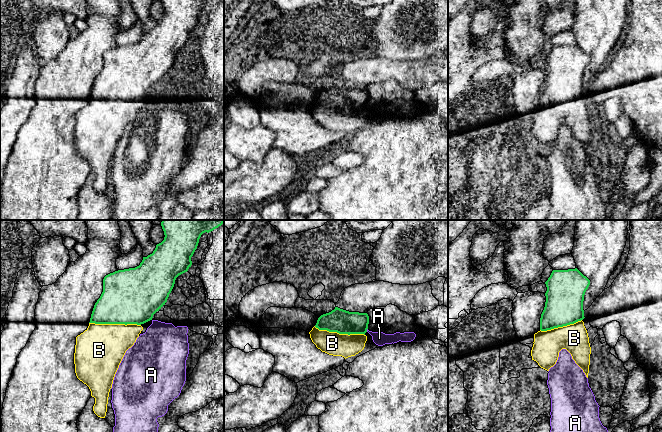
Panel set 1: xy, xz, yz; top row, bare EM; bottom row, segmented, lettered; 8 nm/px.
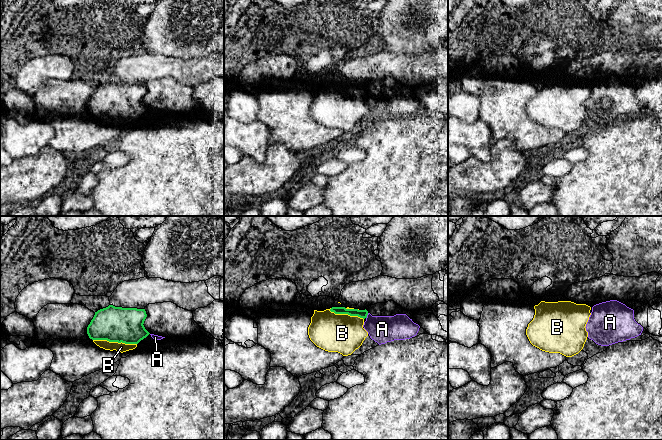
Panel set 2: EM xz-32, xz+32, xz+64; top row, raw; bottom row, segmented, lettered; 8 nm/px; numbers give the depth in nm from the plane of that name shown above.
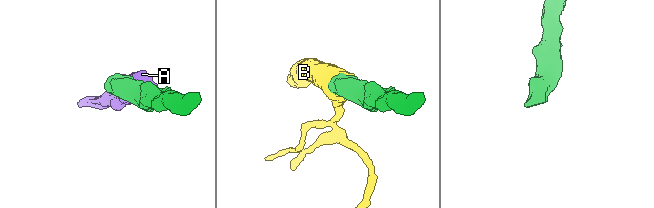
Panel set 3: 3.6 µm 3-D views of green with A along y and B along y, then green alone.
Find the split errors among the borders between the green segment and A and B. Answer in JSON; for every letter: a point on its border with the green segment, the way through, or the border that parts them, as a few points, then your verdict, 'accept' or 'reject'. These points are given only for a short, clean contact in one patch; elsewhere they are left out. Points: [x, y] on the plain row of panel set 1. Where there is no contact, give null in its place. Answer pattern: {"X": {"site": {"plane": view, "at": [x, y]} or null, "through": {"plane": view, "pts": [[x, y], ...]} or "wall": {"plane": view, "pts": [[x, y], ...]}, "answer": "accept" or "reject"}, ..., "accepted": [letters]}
{"A": {"site": {"plane": "xz", "at": [366, 106]}, "wall": {"plane": "xz", "pts": [[367, 104], [366, 107]]}, "answer": "reject"}, "B": {"site": {"plane": "xy", "at": [115, 99]}, "answer": "accept"}, "accepted": ["B"]}

